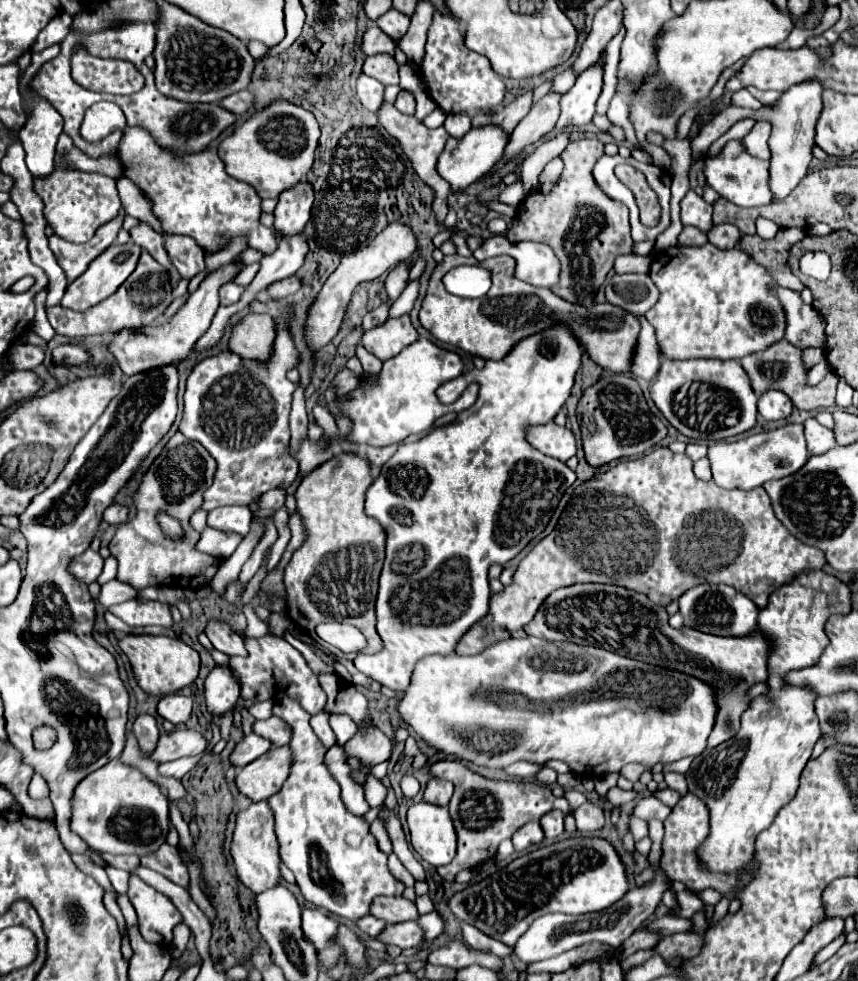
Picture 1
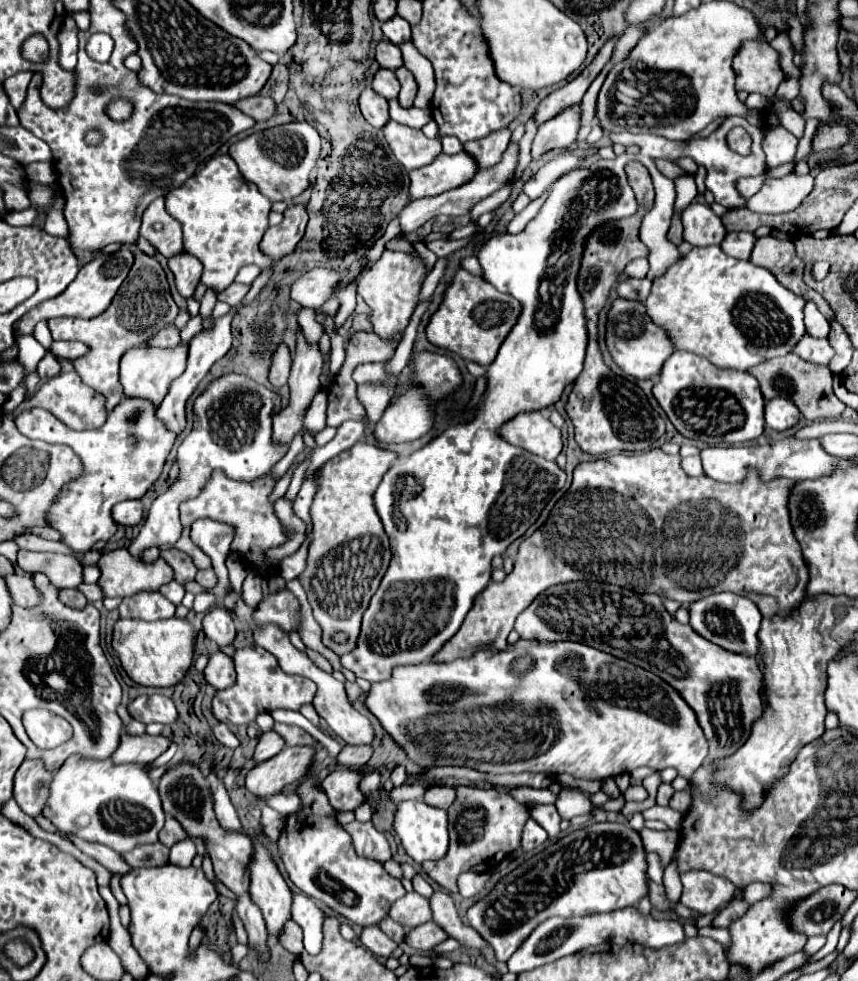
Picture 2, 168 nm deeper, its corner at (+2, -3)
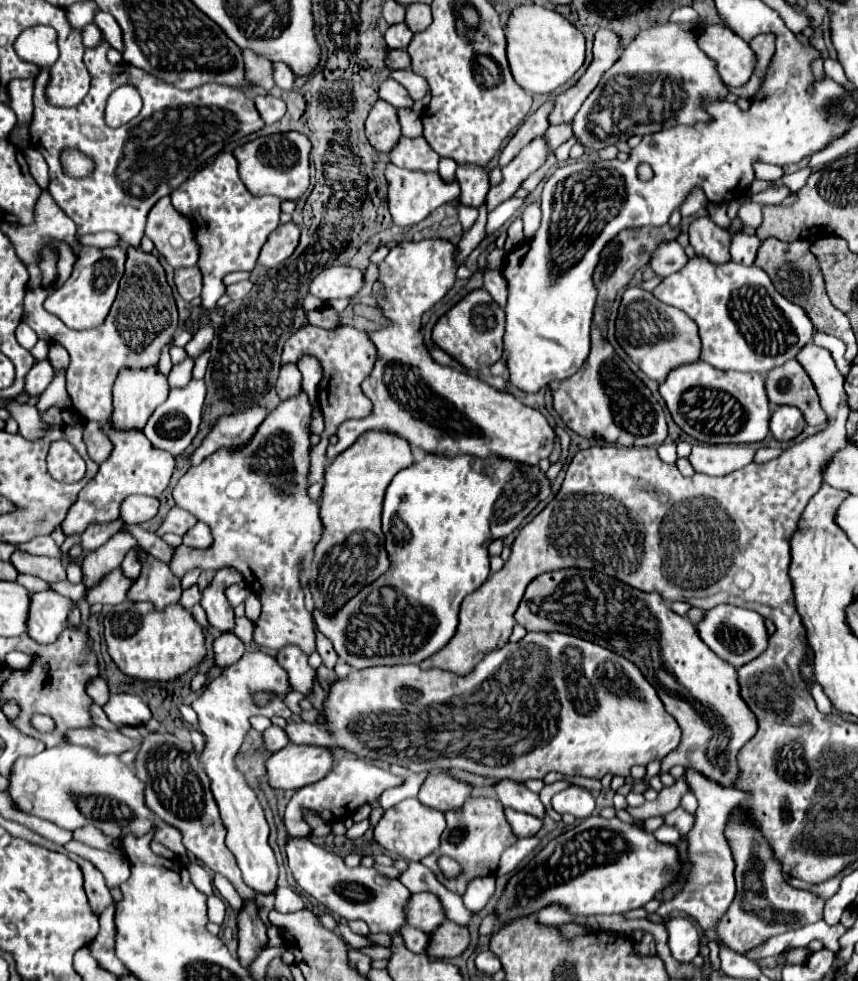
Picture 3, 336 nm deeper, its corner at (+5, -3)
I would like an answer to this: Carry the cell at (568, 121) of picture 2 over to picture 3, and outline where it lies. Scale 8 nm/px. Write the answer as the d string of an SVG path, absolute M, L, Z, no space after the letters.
M537 137L527 147L523 147L521 153L507 167L503 167L503 181L489 189L487 193L489 211L495 209L505 199L509 199L519 189L519 185L547 161L549 153L553 153L553 149L547 145L543 137Z

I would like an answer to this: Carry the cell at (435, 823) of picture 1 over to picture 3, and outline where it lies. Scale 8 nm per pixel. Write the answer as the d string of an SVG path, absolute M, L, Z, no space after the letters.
M405 799L385 811L385 815L375 827L375 839L391 853L397 853L409 861L421 861L423 857L437 851L443 829L445 829L445 815L441 811L423 805L419 799Z

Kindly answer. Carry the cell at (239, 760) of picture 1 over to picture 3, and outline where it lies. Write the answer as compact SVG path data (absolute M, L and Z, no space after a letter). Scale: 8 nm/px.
M275 725L275 727L269 727L269 729L263 733L263 741L265 741L265 749L267 749L269 753L275 753L275 751L283 749L283 747L289 743L285 731L283 731L281 727L277 727L277 725Z

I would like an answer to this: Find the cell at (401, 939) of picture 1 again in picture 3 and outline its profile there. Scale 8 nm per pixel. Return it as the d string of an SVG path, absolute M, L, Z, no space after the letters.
M443 921L435 931L429 933L429 945L425 953L435 959L457 957L469 945L469 931L461 925Z

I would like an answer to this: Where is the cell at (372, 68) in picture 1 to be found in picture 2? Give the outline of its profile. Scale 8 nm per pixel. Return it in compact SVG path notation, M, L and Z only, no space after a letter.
M380 69L374 79L372 79L372 85L370 85L378 95L386 97L386 99L396 99L398 97L398 91L400 91L400 83L394 75L394 71L388 71L388 69Z

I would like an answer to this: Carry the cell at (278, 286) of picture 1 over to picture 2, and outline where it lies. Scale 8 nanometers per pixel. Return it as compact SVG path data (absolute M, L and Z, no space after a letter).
M312 269L292 285L290 297L292 297L292 301L296 301L302 307L318 309L334 295L338 283L340 283L338 271Z

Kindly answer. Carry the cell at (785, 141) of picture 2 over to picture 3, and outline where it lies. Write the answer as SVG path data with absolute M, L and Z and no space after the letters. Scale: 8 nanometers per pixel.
M755 161L753 169L755 169L757 179L767 179L767 181L775 181L775 179L783 177L783 173L785 173L785 169L781 165L769 165L763 161Z

